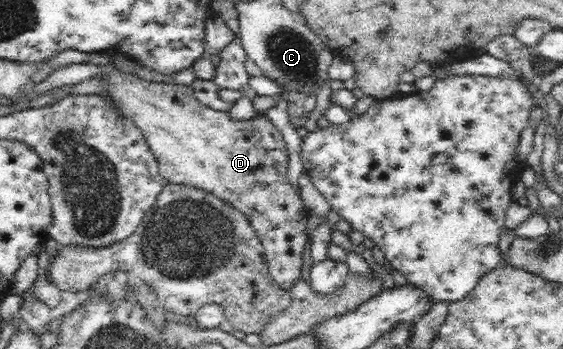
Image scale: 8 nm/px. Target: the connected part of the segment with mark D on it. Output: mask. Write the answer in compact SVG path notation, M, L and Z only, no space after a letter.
M111 66L98 72L96 76L93 77L94 80L99 82L99 88L101 90L97 93L99 98L102 98L111 108L121 112L122 117L128 118L135 126L138 128L138 132L144 138L146 145L152 155L155 157L157 167L159 168L159 173L162 178L170 181L171 183L184 183L190 184L194 187L202 188L213 192L218 198L226 200L233 204L238 210L241 210L248 219L252 222L252 227L256 229L256 232L261 236L261 241L263 242L265 248L265 257L267 258L267 263L269 264L269 271L274 279L274 282L280 285L282 288L290 289L292 284L294 284L296 278L300 276L300 270L302 268L303 260L302 252L304 250L304 245L306 244L307 234L306 227L309 218L309 213L303 203L303 198L296 193L296 190L292 188L292 185L286 181L285 176L287 172L287 164L289 161L289 153L287 150L287 145L283 140L282 133L278 131L274 124L267 118L252 118L247 121L235 121L231 119L229 111L216 111L208 106L203 106L196 100L193 89L190 86L184 86L184 84L164 84L164 82L152 82L148 80L142 80L137 76L133 76L131 73L124 73L120 68Z

